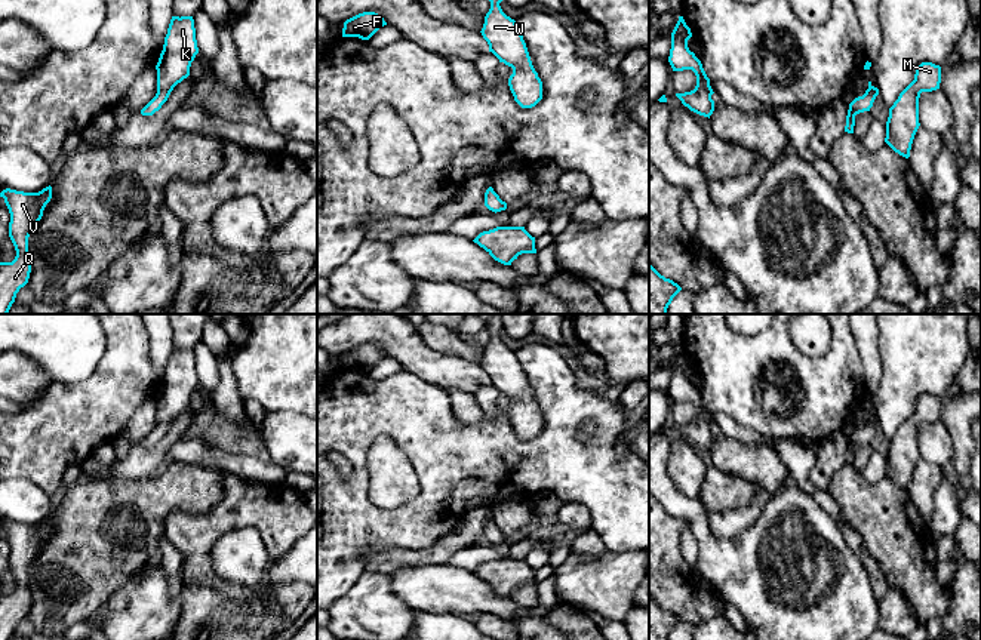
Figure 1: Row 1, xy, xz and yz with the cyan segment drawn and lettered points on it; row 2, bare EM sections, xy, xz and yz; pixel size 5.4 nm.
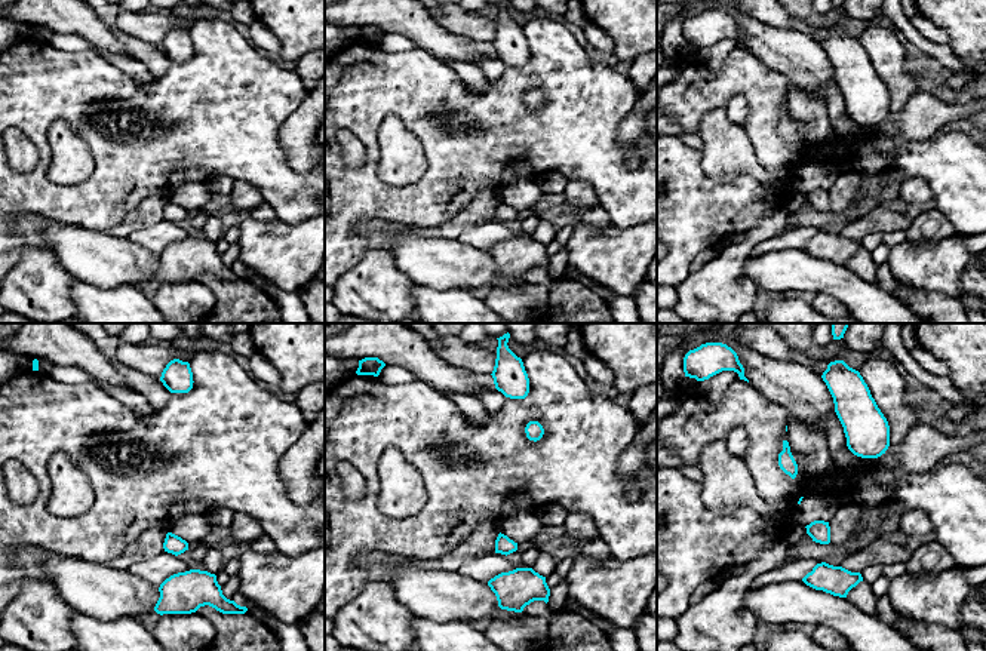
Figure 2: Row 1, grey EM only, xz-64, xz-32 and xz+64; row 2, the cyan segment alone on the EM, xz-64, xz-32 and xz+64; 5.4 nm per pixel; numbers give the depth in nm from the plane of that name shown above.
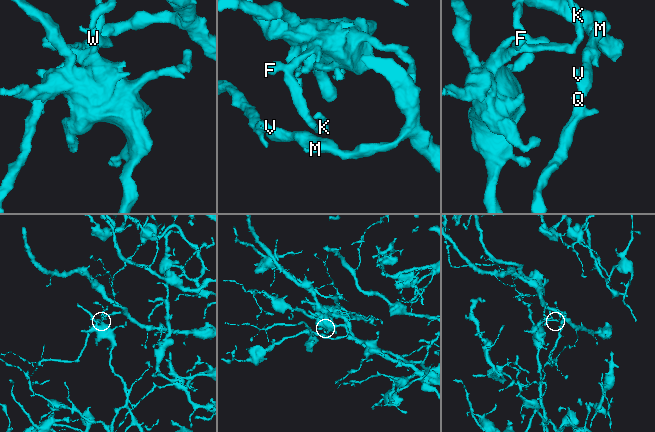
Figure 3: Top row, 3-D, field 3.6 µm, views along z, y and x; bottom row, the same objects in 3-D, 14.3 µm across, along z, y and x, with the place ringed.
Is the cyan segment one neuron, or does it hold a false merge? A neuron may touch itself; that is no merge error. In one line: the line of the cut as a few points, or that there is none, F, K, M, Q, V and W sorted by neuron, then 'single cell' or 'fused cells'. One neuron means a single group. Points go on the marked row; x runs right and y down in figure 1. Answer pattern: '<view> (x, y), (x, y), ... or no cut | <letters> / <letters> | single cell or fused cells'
yz (861, 97), (872, 102) | F W / K M Q V | fused cells

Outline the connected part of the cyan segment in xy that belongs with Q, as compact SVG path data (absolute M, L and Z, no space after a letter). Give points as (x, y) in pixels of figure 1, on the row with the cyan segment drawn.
M49 185L39 193L6 188L0 197L4 199L10 213L9 237L16 250L12 262L0 262L0 314L7 314L16 293L28 283L31 273L28 237L52 199L52 187Z

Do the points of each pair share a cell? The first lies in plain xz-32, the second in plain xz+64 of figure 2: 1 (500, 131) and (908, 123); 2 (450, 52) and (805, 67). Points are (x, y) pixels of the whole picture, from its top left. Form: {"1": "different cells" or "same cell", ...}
{"1": "different cells", "2": "same cell"}

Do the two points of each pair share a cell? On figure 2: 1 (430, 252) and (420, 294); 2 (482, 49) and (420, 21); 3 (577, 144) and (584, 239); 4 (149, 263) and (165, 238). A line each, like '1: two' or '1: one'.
1: two
2: one
3: two
4: two

